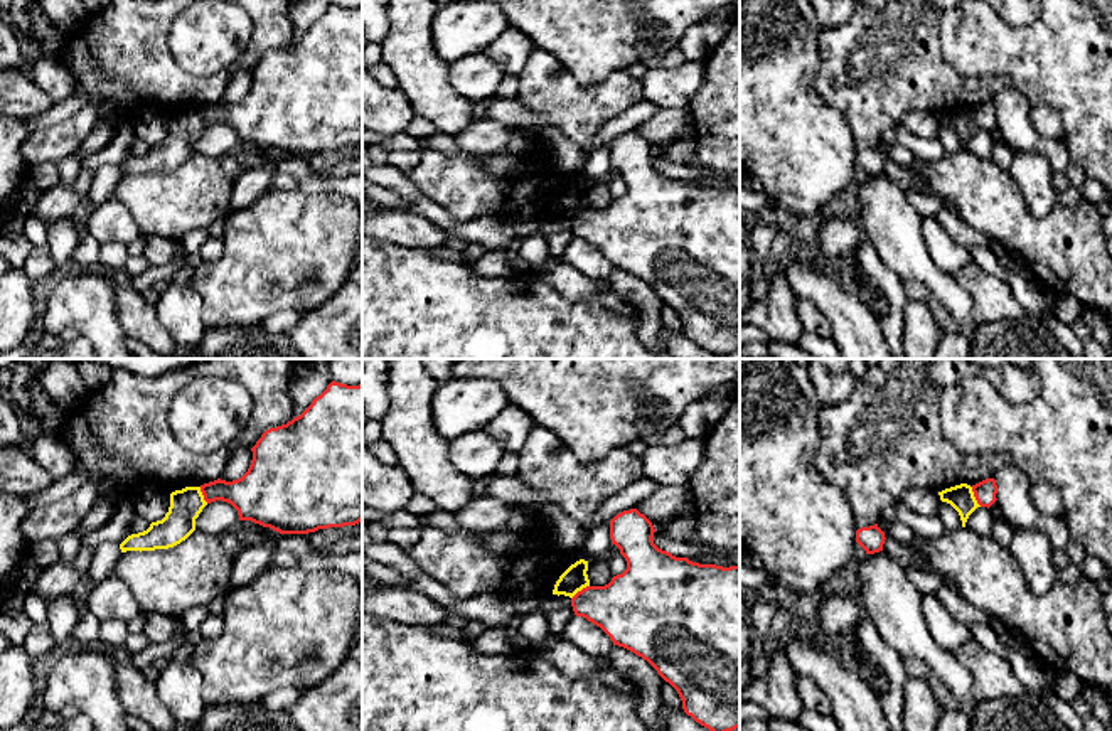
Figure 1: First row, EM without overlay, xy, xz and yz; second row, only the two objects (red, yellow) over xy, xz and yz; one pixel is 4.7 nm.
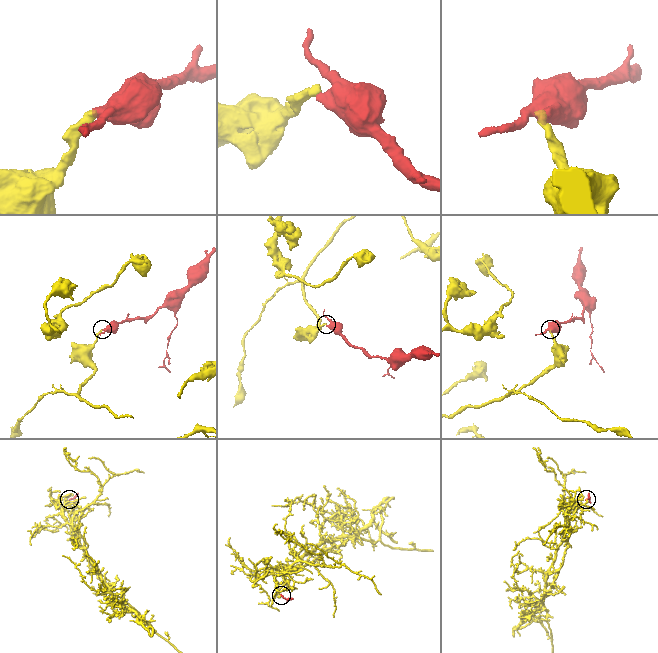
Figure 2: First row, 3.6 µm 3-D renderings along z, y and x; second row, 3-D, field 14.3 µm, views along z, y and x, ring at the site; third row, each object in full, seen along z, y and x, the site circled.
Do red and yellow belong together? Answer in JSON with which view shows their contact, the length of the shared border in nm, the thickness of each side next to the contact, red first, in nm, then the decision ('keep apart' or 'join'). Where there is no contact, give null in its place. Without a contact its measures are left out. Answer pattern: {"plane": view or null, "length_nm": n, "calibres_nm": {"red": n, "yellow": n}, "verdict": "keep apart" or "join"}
{"plane": "yz", "length_nm": 110, "calibres_nm": {"red": 110, "yellow": 120}, "verdict": "keep apart"}

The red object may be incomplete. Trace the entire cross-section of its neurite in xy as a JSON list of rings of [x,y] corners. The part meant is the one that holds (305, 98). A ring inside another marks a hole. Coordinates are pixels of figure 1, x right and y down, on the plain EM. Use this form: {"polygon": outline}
{"polygon": [[[332,3],[300,39],[266,52],[251,74],[251,88],[241,101],[233,104],[217,101],[200,108],[207,126],[227,125],[238,133],[239,143],[251,143],[280,157],[308,157],[362,143],[362,7],[347,8]]]}

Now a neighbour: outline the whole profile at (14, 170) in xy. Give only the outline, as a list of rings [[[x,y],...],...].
[[[0,116],[0,221],[17,209],[13,195],[29,180],[30,165],[20,153],[29,135],[24,121]]]

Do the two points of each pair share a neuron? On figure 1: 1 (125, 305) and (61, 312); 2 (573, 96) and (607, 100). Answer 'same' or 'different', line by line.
1: different
2: same

